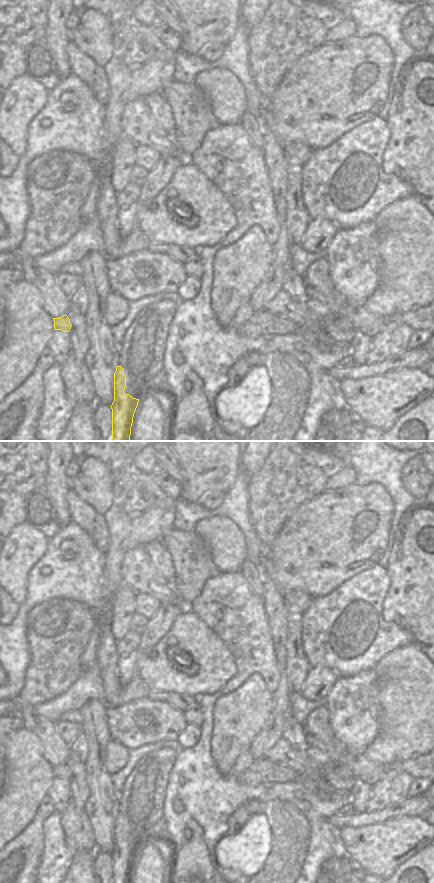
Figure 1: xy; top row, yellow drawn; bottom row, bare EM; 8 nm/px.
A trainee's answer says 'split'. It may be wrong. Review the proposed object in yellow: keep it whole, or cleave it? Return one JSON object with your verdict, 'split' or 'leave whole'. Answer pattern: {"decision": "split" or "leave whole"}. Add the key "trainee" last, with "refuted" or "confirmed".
{"decision": "leave whole", "trainee": "refuted"}

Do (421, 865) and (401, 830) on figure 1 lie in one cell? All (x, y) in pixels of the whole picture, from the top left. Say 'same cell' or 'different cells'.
different cells

